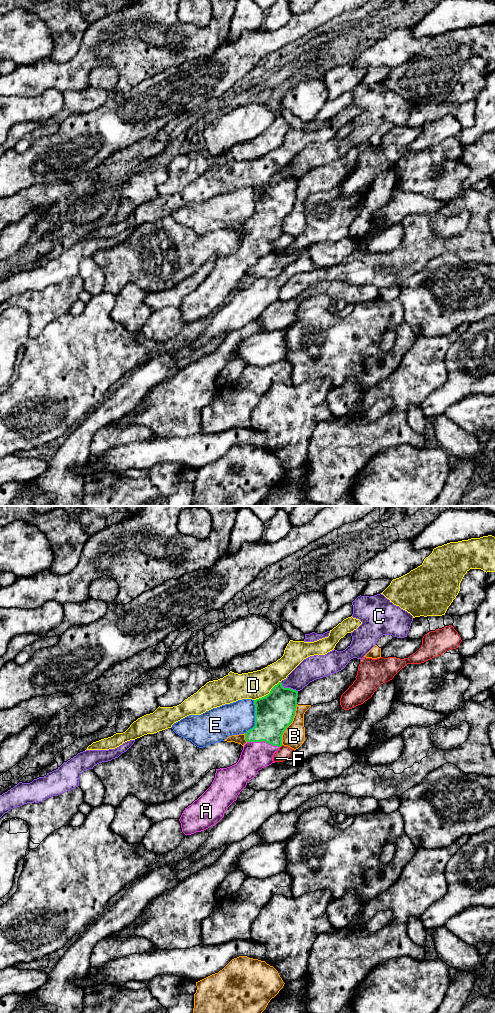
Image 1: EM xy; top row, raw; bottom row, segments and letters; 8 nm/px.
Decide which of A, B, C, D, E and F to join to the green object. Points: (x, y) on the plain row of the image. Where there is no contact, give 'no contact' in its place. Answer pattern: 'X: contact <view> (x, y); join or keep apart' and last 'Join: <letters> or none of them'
A: contact xy (263, 228); join
B: contact xy (290, 211); keep apart
C: contact xy (288, 176); keep apart
D: contact xy (268, 182); keep apart
E: contact xy (255, 205); keep apart
F: no contact; keep apart
Join: A

